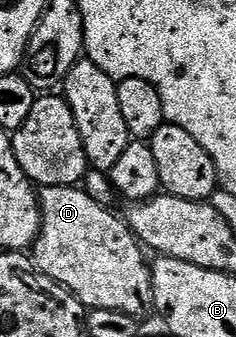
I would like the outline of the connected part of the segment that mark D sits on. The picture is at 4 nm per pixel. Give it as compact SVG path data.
M81 186L40 189L41 234L31 249L31 259L38 272L62 284L86 309L119 310L129 316L144 317L144 312L153 308L153 274L147 260L145 264L143 245L122 217L120 220L115 213L108 212L83 189Z

